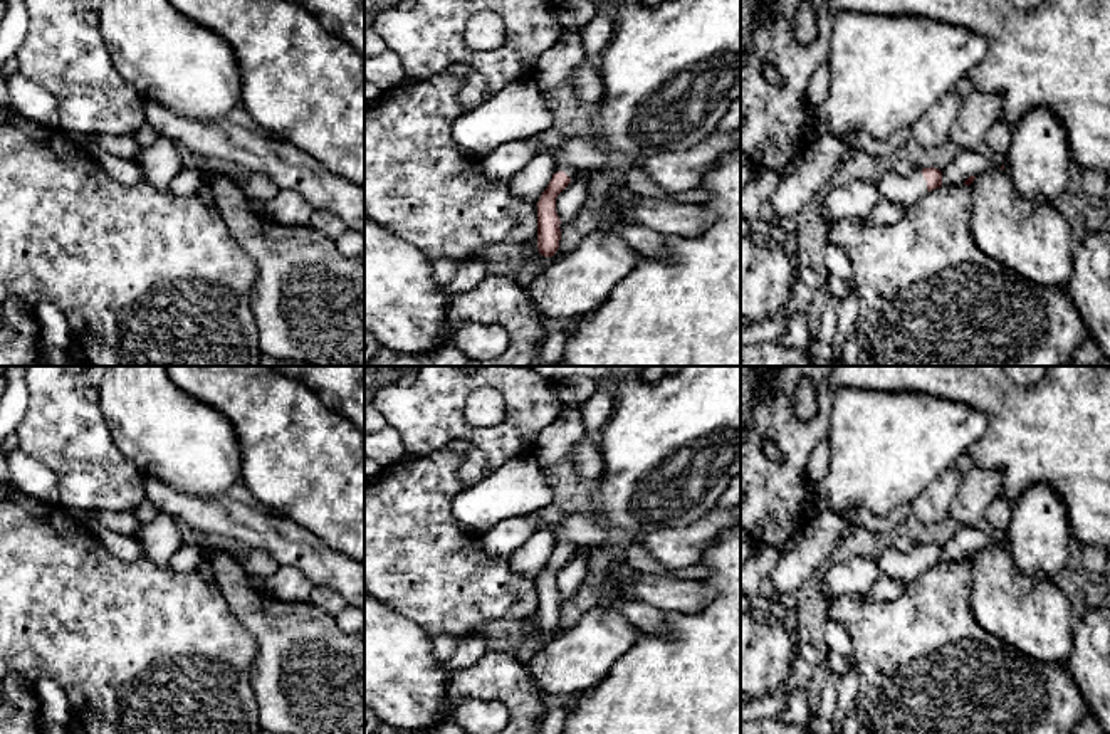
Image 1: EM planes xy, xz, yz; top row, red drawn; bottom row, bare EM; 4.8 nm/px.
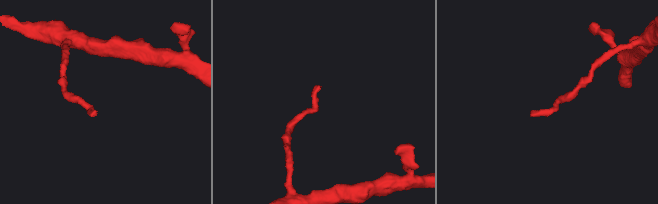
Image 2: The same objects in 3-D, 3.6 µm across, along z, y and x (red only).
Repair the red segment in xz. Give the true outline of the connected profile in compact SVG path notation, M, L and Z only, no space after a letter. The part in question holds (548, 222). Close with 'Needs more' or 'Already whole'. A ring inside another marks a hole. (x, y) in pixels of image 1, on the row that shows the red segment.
M554 158L554 175L537 202L537 250L552 257L559 249L561 220L556 212L558 195L569 185L574 170L564 158Z. Needs more

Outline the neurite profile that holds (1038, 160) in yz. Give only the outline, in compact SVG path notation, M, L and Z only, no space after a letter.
M1033 109L1013 128L1004 171L1021 198L1051 202L1066 193L1070 165L1065 128L1050 109Z

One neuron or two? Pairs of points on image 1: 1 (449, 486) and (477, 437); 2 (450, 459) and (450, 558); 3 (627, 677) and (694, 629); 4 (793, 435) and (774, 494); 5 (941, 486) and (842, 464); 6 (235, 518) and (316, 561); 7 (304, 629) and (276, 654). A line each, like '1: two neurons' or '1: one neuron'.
1: two neurons
2: one neuron
3: one neuron
4: one neuron
5: two neurons
6: one neuron
7: one neuron

